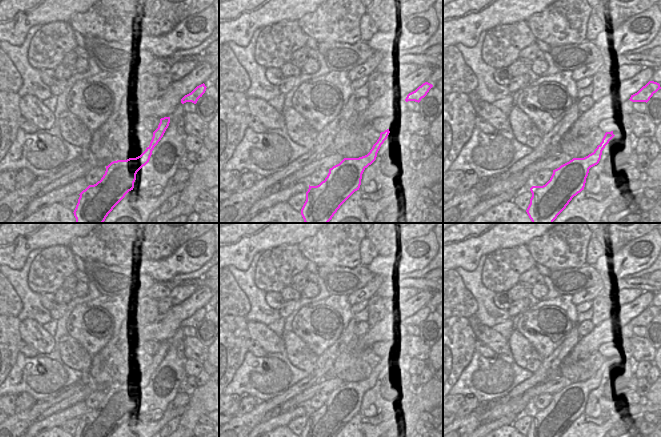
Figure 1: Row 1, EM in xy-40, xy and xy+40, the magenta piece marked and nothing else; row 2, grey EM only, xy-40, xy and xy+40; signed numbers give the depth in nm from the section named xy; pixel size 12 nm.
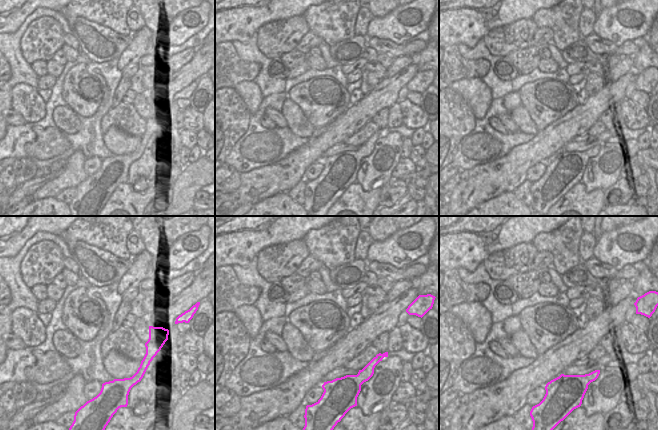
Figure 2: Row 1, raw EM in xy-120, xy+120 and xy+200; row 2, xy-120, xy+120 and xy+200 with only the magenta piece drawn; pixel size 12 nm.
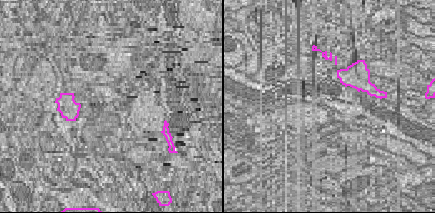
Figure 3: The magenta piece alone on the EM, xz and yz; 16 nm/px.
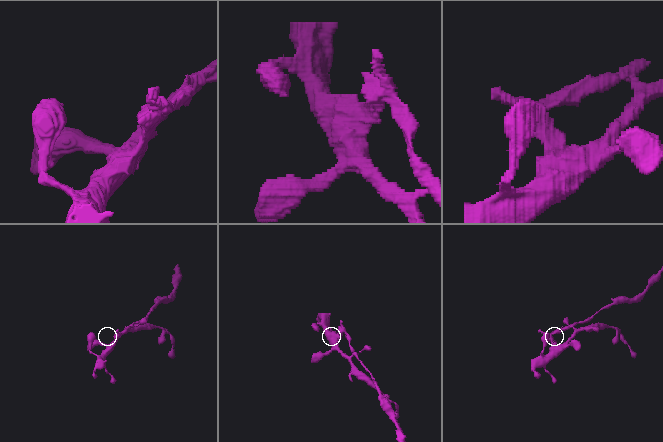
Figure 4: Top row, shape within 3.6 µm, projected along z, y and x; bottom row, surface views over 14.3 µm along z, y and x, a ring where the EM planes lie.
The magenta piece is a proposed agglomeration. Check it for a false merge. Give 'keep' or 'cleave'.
cleave

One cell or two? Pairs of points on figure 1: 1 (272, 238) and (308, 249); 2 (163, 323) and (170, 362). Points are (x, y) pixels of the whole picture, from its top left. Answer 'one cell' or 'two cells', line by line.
1: two cells
2: two cells

